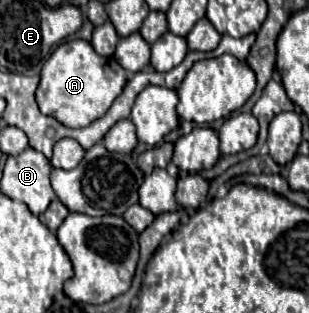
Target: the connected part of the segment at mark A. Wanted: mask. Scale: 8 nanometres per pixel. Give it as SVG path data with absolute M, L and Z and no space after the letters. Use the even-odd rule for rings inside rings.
M69 40L59 44L43 64L37 102L43 114L57 118L69 128L81 128L89 126L111 108L125 88L125 82L127 72L115 58L99 56L87 40Z

